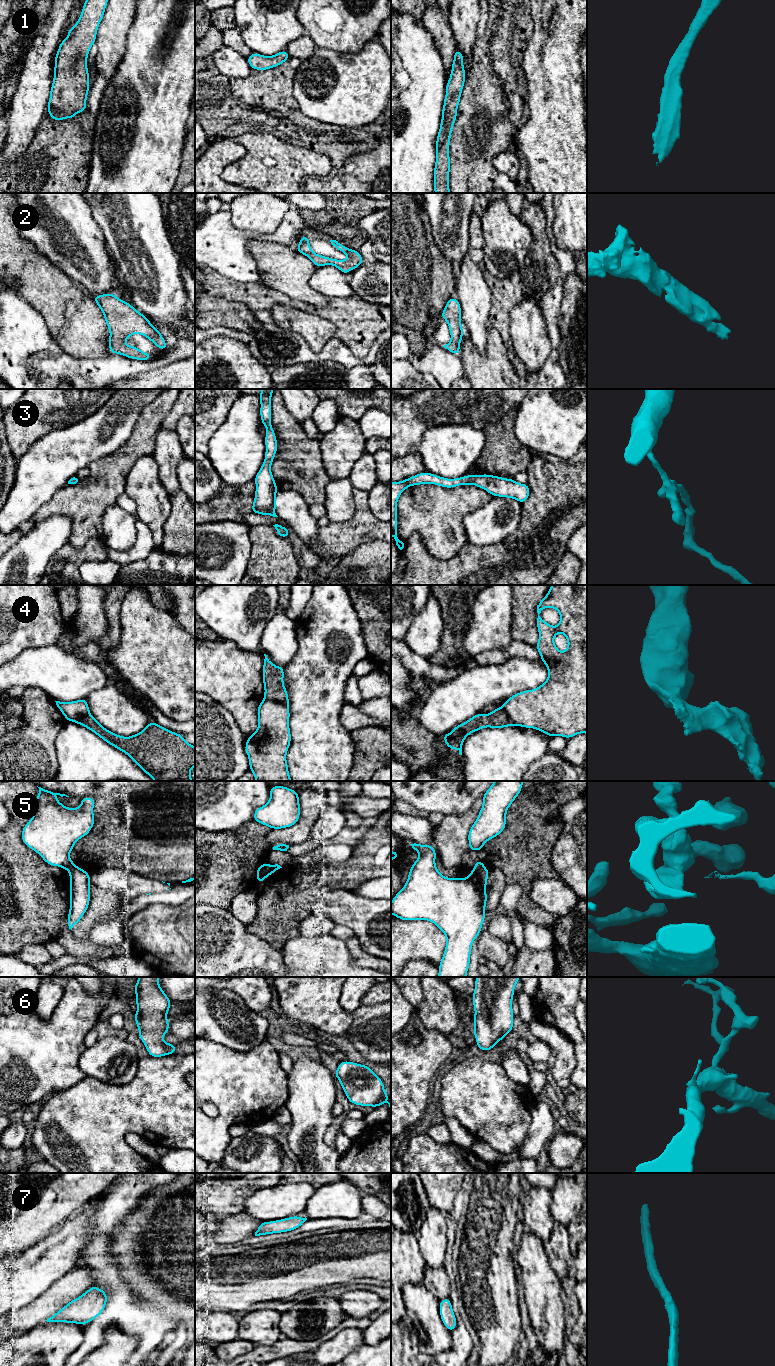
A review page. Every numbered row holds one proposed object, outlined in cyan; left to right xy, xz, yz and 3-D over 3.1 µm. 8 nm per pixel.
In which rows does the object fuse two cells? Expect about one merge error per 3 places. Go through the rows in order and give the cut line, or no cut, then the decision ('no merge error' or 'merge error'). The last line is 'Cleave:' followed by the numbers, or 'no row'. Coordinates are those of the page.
1: no cut | no merge error
2: no cut | no merge error
3: no cut | no merge error
4: xz (265, 698), (278, 701), (287, 706) | merge error
5: xz (270, 865), (266, 875) | merge error
6: no cut | no merge error
7: no cut | no merge error
Cleave: 4, 5

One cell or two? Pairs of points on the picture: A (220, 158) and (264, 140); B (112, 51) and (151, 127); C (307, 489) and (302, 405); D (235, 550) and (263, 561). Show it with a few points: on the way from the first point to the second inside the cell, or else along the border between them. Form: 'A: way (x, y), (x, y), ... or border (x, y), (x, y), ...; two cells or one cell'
A: border (234, 138), (245, 148), (245, 153), (228, 164); two cells
B: border (125, 40), (125, 53), (116, 72), (108, 81); two cells
C: border (285, 406), (301, 424); two cells
D: border (249, 531), (250, 555), (244, 574); two cells

